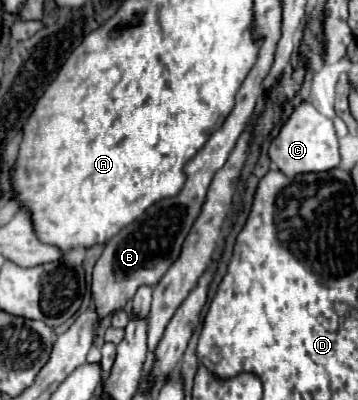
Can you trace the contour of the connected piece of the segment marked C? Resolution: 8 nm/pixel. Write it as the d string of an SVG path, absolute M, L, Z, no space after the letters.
M302 102L298 108L294 108L294 112L288 116L284 126L280 128L278 136L272 140L268 154L270 154L272 164L276 164L276 168L288 174L290 178L302 172L332 170L340 162L334 124L330 118L320 114L310 102Z

